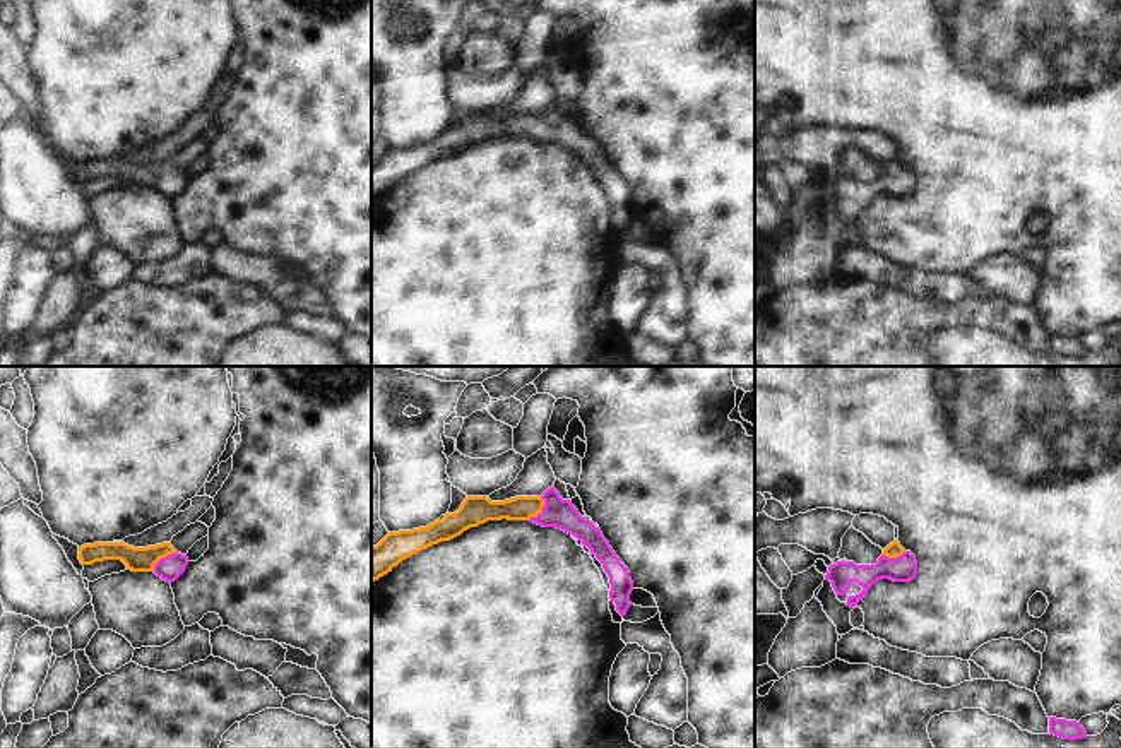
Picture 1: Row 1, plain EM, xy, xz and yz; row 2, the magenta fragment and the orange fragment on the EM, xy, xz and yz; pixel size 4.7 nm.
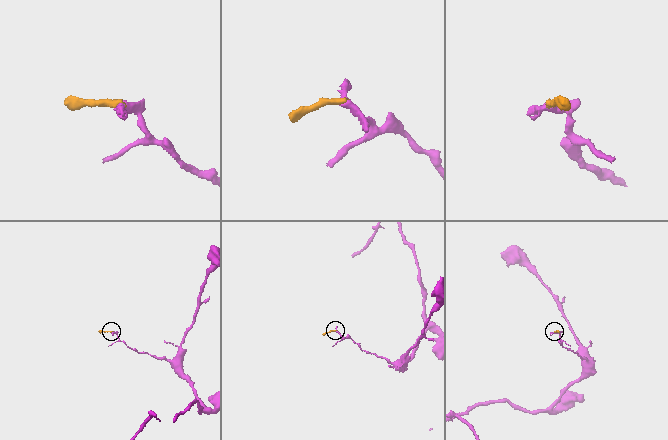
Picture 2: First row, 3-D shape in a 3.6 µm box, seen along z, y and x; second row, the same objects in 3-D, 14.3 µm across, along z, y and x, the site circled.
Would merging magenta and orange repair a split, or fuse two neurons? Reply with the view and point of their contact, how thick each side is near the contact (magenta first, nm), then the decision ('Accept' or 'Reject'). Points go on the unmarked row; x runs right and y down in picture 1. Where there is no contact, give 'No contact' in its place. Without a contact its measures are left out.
Touches magenta at xz (543, 127). Thickness 140 nm (magenta) against 110 nm. Accept

